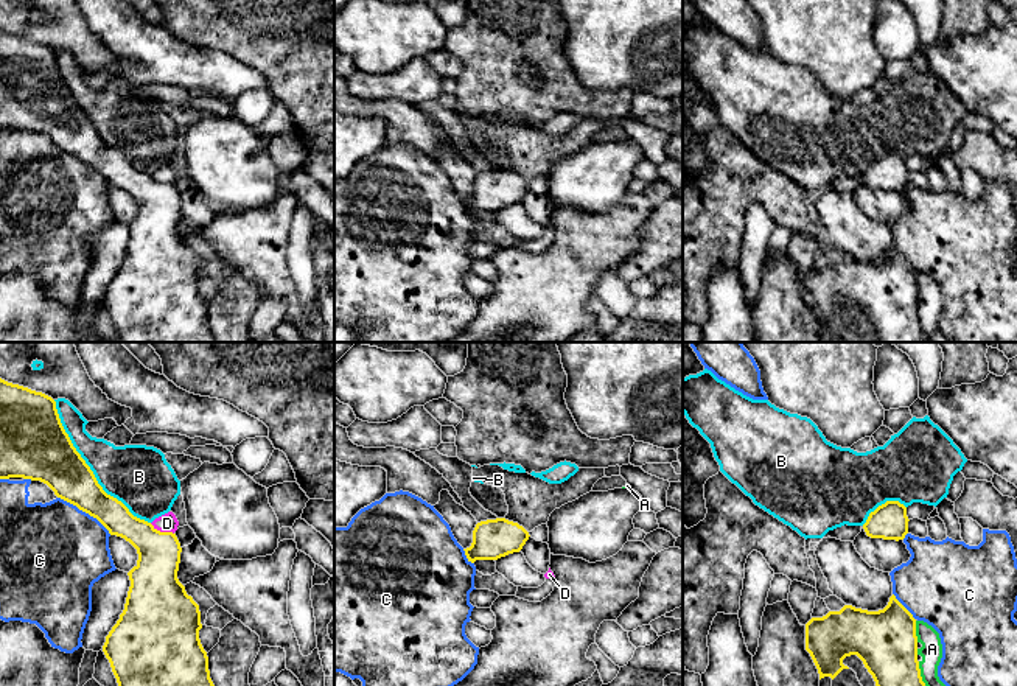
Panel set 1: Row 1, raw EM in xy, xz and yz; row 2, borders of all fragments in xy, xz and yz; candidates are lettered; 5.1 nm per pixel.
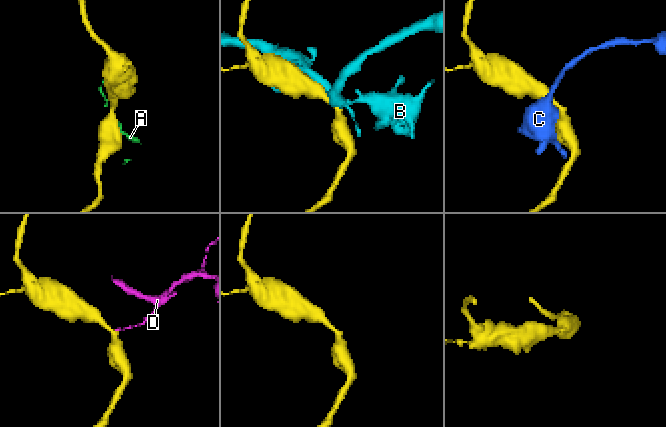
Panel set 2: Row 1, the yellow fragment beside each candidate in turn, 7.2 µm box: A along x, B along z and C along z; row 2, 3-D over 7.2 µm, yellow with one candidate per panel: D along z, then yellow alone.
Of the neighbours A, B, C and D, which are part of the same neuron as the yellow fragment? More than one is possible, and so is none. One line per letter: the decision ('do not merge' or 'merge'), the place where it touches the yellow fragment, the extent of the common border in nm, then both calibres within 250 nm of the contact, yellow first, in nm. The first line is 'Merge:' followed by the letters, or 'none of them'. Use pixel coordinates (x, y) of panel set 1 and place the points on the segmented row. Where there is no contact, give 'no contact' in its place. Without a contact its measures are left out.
Merge: none of them
A: do not merge; meets yellow in yz at (915, 632); contact 110 nm long; 320 nm thick on the yellow side, 110 nm on the other
B: do not merge; meets yellow in xy at (89, 468); contact 800 nm long; 300 nm thick on the yellow side, 320 nm on the other
C: do not merge; meets yellow in xy at (84, 510); contact 340 nm long; 240 nm thick on the yellow side, 480 nm on the other
D: do not merge; meets yellow in xy at (162, 532); contact 140 nm long; 240 nm thick on the yellow side, 100 nm on the other

